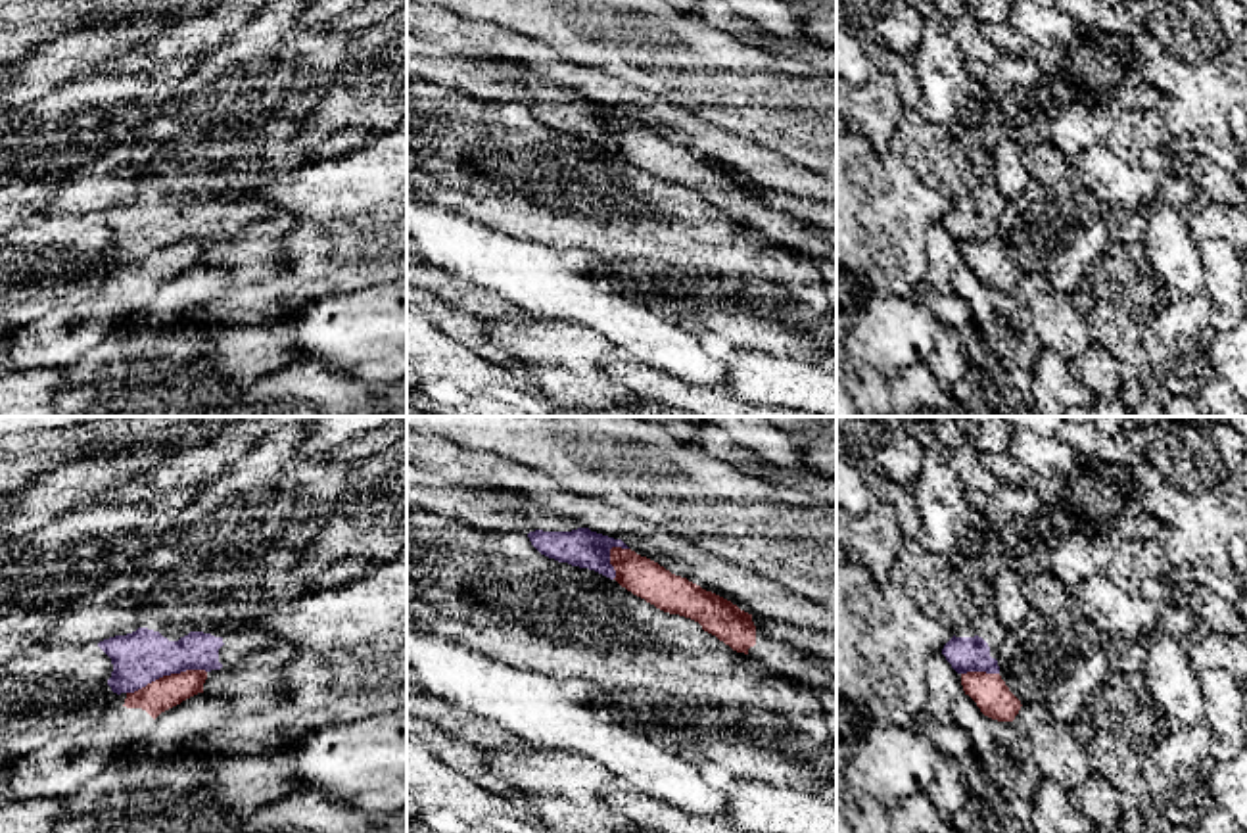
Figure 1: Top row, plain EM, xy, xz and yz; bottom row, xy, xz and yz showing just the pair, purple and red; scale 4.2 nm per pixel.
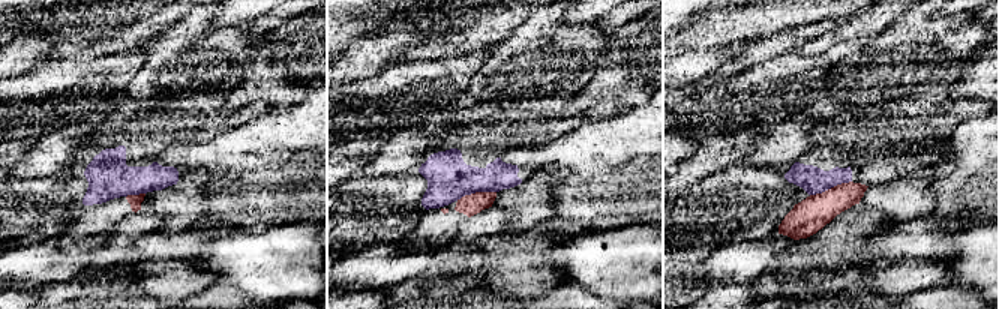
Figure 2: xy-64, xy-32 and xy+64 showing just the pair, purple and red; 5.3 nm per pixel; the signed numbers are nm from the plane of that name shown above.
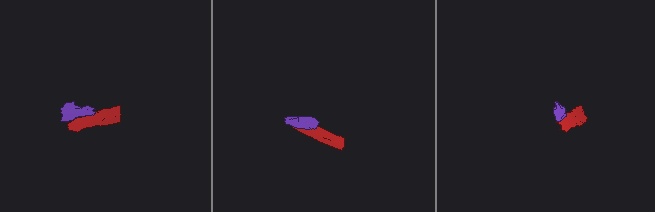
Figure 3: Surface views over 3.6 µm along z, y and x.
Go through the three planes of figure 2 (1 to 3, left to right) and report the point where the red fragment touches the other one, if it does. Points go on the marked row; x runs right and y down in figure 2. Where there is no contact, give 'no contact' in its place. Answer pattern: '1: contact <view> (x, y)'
1: contact xy-64 (135, 194)
2: contact xy-32 (476, 191)
3: contact xy+64 (830, 188)

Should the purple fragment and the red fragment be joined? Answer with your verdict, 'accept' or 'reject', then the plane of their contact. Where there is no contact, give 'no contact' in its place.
reject; contact in xy

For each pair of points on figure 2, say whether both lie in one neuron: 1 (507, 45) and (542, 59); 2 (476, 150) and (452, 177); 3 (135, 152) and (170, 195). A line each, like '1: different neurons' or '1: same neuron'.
1: different neurons
2: same neuron
3: different neurons

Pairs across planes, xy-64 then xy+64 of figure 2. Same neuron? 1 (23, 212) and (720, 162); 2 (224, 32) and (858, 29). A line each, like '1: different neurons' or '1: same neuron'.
1: different neurons
2: different neurons

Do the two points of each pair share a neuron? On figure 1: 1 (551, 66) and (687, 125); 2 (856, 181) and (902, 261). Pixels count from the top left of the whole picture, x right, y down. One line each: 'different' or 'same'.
1: same
2: same

